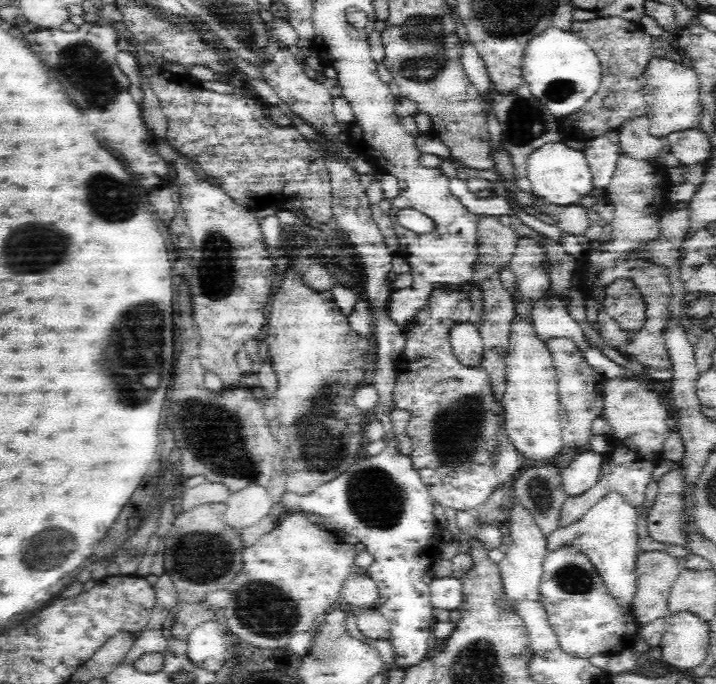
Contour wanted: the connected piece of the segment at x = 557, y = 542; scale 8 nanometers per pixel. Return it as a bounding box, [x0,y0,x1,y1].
[548,490,640,608]

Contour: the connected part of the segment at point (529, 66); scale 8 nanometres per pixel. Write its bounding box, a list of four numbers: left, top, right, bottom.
[522,26,602,116]

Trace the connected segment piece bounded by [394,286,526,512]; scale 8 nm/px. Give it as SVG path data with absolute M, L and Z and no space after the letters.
M442 286L442 288L432 288L432 294L428 298L428 304L420 310L418 318L416 318L416 324L412 326L412 330L406 330L406 350L402 352L402 356L398 358L398 380L396 380L396 388L394 388L394 406L396 410L404 410L404 412L410 412L410 422L408 422L408 428L406 428L406 434L412 442L412 454L410 454L410 460L412 460L412 466L414 470L420 474L422 482L430 488L430 496L436 500L436 506L444 506L444 508L454 508L456 512L458 510L466 510L466 512L474 512L476 506L480 506L494 490L506 490L510 488L516 478L522 474L522 468L526 466L526 460L522 458L522 454L518 454L514 450L514 446L510 444L508 440L508 434L506 434L506 414L504 414L504 406L500 400L494 400L492 392L490 392L490 380L484 372L482 366L478 368L470 368L470 366L462 366L454 354L454 348L452 348L452 330L460 324L466 324L470 320L470 312L472 312L472 302L468 300L468 296L464 292L456 292L456 288L452 286Z

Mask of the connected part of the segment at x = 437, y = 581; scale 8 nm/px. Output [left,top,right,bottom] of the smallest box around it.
[430,576,464,610]

